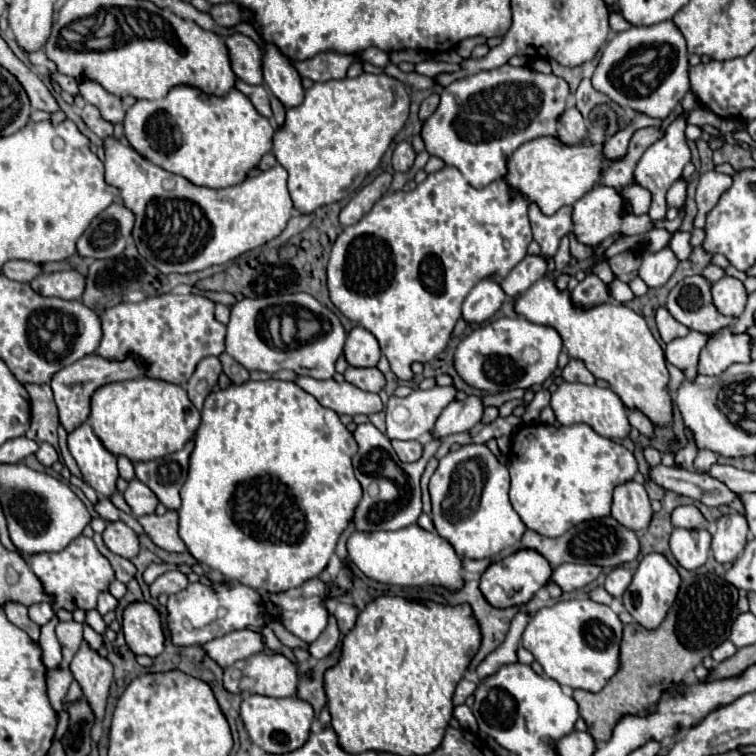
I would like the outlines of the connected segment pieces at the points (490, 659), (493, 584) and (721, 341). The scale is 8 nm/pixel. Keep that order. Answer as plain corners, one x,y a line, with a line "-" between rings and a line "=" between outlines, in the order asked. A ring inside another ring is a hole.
522,612
516,614
516,618
512,620
512,626
510,626
510,632
508,632
504,644
498,646
496,650
492,650
492,652
480,662
480,666
476,668
476,674
478,674
480,680
492,676
494,672
498,672
498,668
502,668
502,666
506,666
506,664
518,662
518,658
516,658
516,648
518,648
518,642
520,642
520,638
522,638
522,632
524,632
528,620
530,620
530,618
528,618
526,614
522,614
=
518,550
514,554
508,554
500,560
496,560
480,580
480,590
486,598
486,602
494,608
512,608
512,606
524,606
552,576
552,568
544,556
540,556
534,550
=
730,326
720,328
718,332
710,334
706,346
702,348
698,370
704,370
704,374
708,376
718,376
730,364
748,364
752,360
752,346
754,340
750,338
750,334
734,334

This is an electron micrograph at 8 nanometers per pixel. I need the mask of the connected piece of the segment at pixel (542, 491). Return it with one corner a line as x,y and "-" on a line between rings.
522,424
512,436
512,448
508,454
510,470
510,502
522,522
542,536
562,536
572,526
610,516
610,496
614,484
632,480
638,472
638,462
630,450
604,436
598,436
586,424
572,426
550,426
550,424

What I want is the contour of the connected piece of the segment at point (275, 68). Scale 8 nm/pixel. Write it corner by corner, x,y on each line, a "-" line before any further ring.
274,44
266,46
262,58
264,84
266,88
284,104
284,108
296,108
304,100
304,88
300,84
300,76
290,60
280,54

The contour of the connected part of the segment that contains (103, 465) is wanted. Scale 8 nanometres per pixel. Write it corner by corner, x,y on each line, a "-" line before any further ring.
82,424
74,432
68,434
68,448
84,476
84,480
104,498
110,498
116,494
116,480
118,464
116,456
104,448
104,444
98,440
90,424

